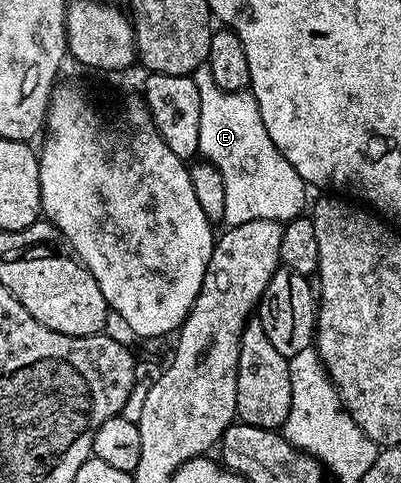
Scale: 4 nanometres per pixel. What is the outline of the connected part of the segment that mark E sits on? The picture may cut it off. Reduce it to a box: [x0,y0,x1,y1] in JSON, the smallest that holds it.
[194,65,304,227]

